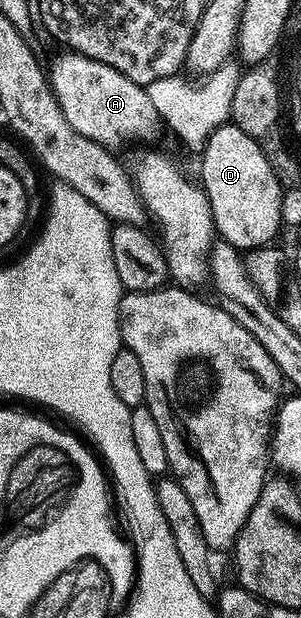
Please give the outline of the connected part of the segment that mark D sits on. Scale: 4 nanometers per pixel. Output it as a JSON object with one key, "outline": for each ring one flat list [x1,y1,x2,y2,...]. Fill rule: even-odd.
{"outline":[[227,124,212,132,208,144,200,152,200,158,202,158,200,185,206,191,206,199,210,202,217,237,223,242,231,242,242,252,273,243,277,239,274,237,277,236,278,230,283,229,280,204,284,186,278,177,278,171,264,156,260,144,256,144,256,140,252,140,252,136,248,136,248,132,244,132,240,127]]}

